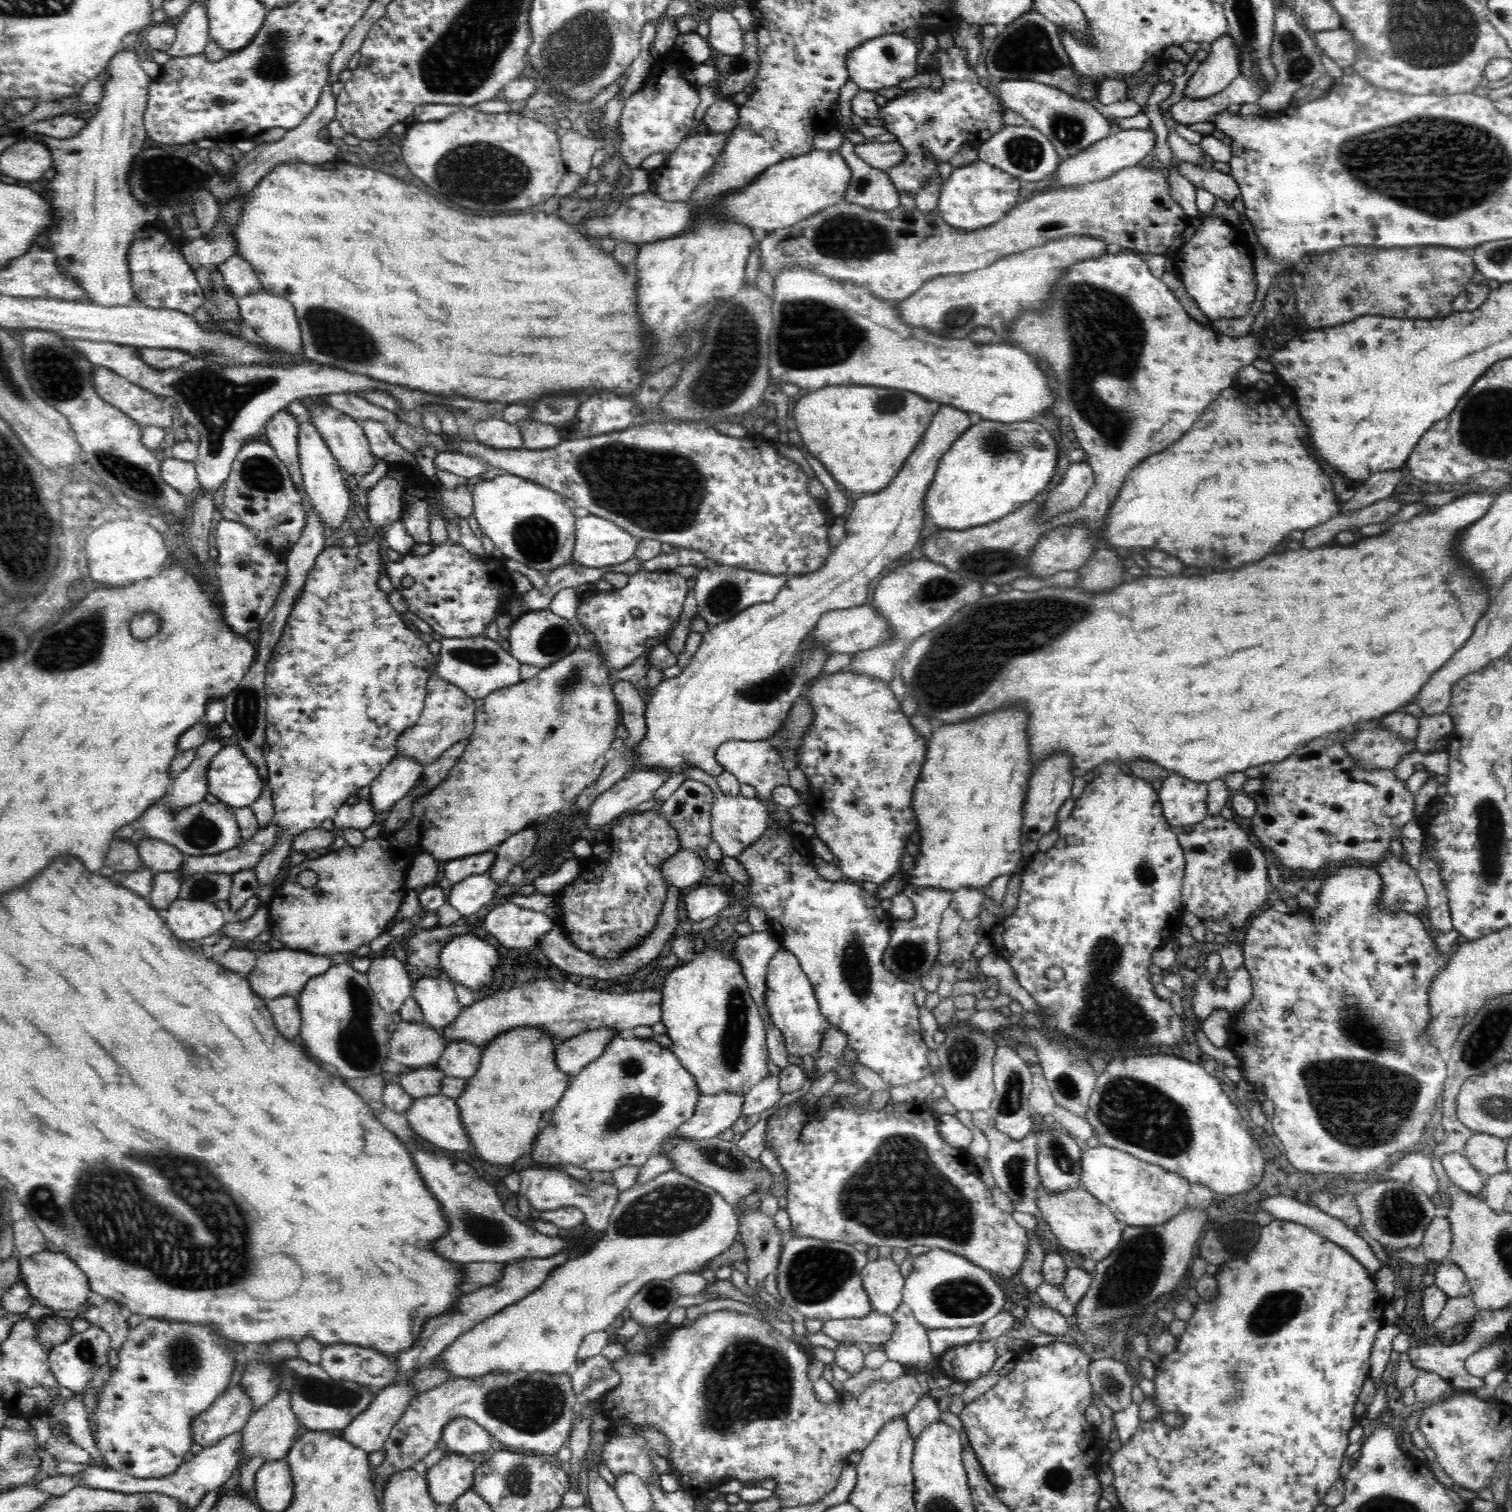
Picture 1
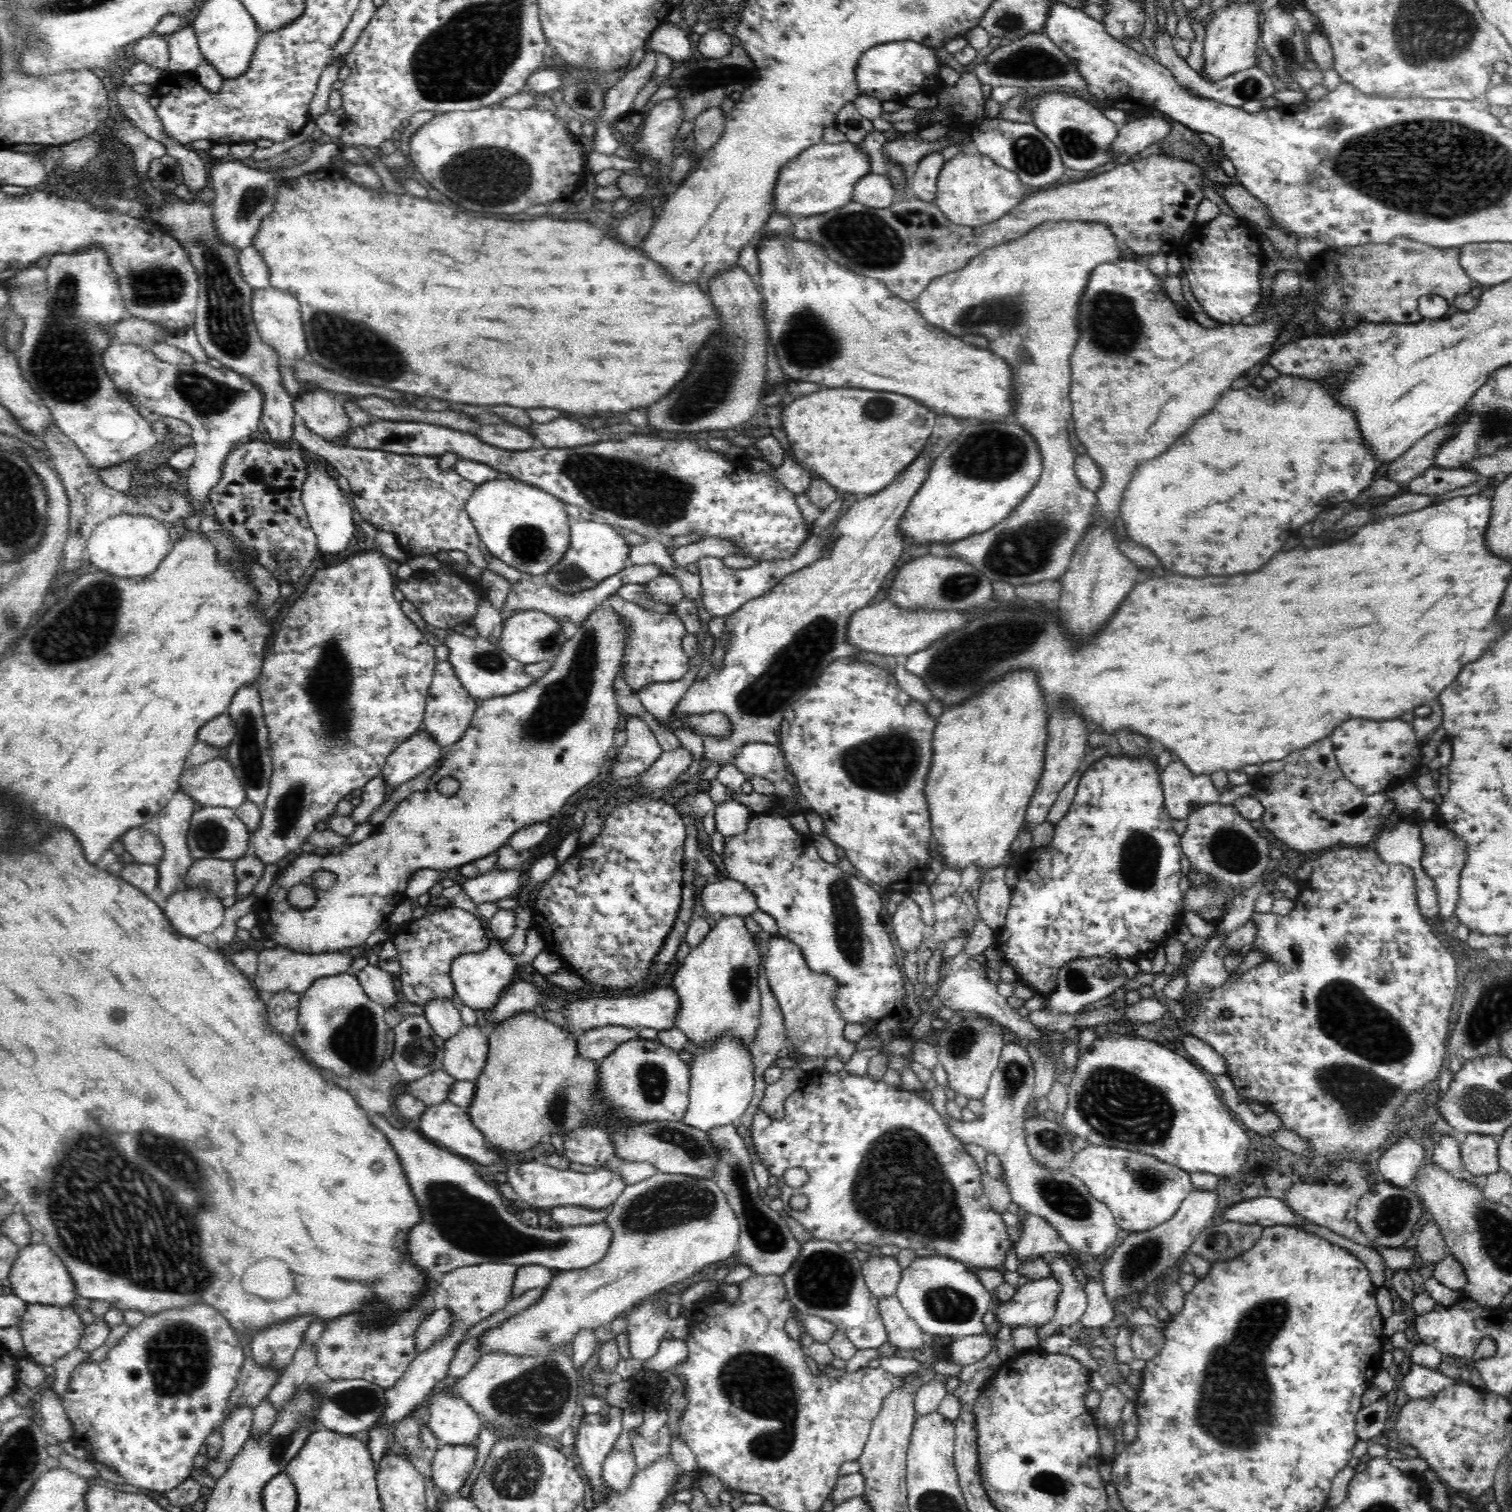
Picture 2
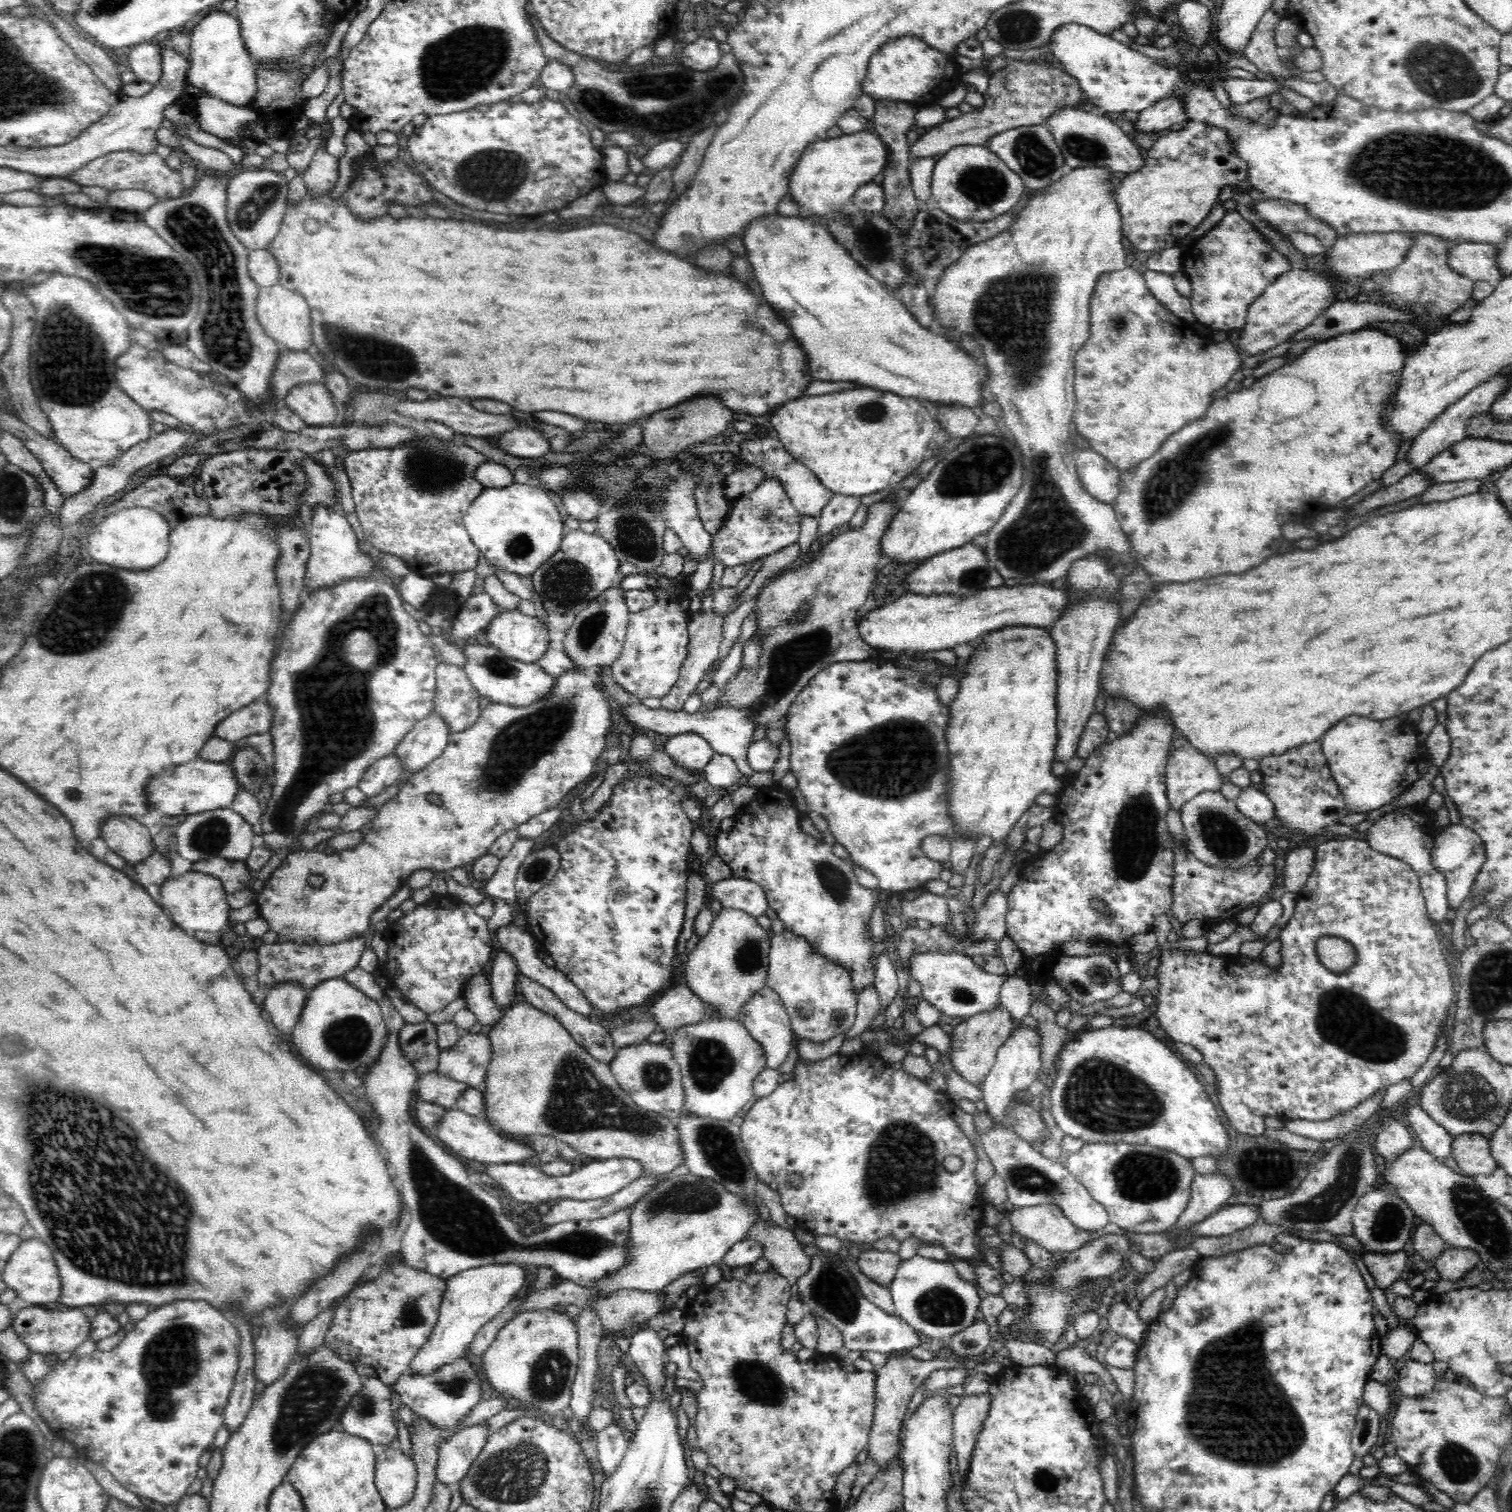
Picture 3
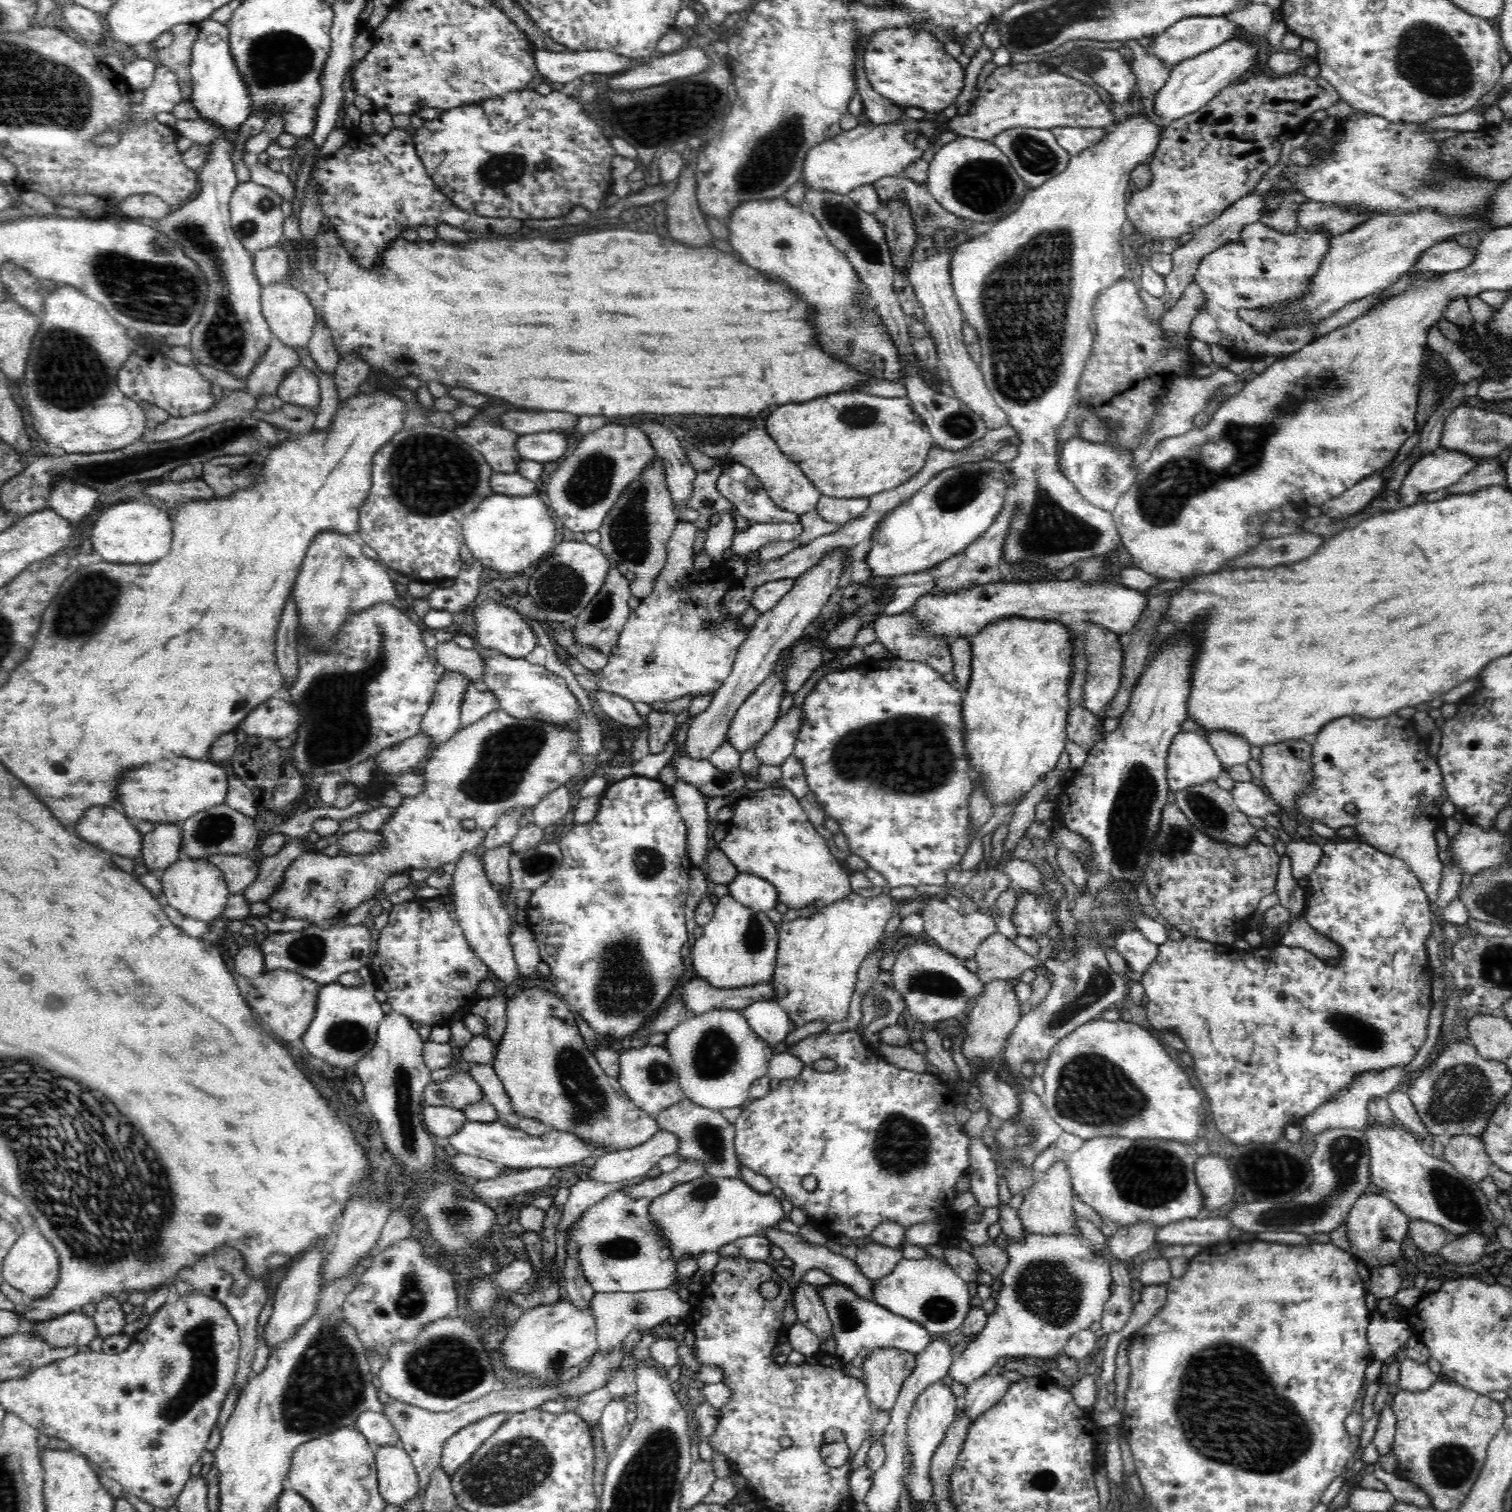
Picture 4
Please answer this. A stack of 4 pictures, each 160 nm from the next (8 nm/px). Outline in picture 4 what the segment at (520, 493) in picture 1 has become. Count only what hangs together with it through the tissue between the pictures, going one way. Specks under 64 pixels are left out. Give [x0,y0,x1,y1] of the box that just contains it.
[462,493,556,573]

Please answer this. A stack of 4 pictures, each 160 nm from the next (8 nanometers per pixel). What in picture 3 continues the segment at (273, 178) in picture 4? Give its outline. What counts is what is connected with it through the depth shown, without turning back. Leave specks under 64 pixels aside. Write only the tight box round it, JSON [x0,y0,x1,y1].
[189,93,257,142]

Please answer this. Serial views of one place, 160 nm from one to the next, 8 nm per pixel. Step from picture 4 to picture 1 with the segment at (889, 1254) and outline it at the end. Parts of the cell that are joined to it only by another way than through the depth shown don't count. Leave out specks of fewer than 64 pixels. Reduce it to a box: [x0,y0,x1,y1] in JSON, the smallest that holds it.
[862,1255,905,1316]

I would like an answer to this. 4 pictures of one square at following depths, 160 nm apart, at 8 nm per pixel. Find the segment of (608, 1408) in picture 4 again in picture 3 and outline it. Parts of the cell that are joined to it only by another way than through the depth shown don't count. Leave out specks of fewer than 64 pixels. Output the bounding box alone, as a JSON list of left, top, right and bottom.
[596,1420,629,1478]

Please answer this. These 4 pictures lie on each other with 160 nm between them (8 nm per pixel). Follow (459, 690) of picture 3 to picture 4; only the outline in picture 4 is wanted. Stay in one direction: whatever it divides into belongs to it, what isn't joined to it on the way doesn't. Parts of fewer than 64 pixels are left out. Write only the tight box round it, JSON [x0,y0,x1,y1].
[460,682,500,728]

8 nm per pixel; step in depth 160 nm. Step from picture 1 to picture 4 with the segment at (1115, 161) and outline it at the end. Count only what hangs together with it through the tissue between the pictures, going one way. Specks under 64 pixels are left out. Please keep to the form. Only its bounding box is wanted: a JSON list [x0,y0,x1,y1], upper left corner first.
[1153,37,1258,120]

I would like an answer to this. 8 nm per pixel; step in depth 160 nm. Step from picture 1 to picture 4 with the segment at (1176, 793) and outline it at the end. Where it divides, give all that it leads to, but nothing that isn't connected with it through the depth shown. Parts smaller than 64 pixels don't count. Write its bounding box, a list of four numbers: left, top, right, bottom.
[1167,730,1225,793]

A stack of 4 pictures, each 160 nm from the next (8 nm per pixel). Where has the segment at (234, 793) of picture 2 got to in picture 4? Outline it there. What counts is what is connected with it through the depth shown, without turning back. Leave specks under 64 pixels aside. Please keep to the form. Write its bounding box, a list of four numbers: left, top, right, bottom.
[117,756,229,824]

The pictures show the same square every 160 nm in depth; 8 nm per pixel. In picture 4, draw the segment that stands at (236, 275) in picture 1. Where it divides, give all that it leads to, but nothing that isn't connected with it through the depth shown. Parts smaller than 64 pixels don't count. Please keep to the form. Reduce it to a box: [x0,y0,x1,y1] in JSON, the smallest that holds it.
[254,242,289,287]

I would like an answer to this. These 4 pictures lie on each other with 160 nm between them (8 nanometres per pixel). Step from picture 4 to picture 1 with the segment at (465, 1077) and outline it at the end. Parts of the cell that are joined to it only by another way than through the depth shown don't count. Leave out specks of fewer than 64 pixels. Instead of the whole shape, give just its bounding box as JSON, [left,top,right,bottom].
[398,1066,444,1099]

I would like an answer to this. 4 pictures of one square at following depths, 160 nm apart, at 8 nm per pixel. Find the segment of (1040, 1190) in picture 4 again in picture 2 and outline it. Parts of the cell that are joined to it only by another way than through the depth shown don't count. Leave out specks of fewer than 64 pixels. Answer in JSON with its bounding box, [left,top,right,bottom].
[1014,1212,1072,1263]

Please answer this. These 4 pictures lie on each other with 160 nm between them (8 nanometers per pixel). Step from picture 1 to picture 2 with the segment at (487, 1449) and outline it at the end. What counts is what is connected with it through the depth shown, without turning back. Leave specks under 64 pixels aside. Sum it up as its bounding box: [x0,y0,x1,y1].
[428,1388,486,1445]

